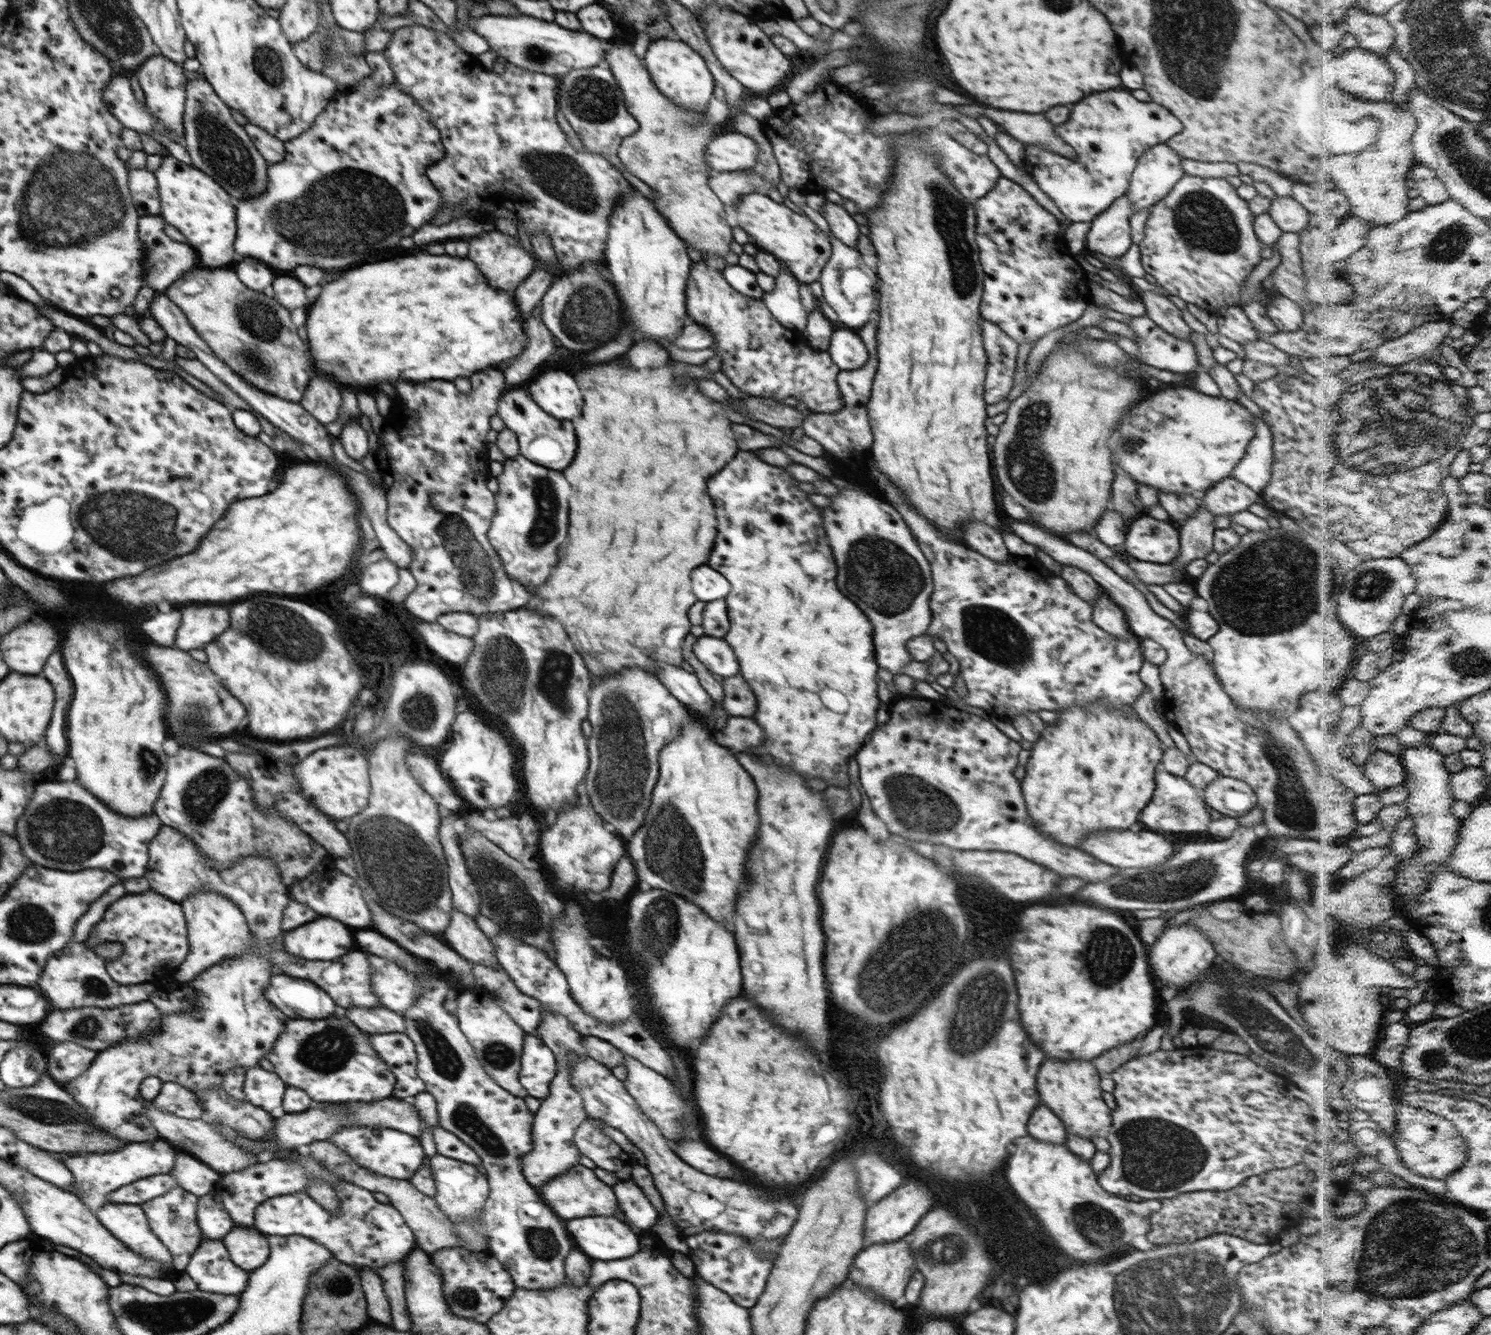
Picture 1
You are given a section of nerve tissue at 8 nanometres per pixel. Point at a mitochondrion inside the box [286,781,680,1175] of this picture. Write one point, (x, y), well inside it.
(394, 861)

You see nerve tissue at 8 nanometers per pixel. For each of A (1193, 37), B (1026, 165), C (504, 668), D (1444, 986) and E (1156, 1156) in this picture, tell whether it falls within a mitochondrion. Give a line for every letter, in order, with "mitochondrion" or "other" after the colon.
A: mitochondrion
B: other
C: mitochondrion
D: other
E: mitochondrion

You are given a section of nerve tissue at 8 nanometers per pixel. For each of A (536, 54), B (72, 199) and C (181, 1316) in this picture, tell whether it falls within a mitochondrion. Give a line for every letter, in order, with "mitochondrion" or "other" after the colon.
A: mitochondrion
B: mitochondrion
C: mitochondrion

